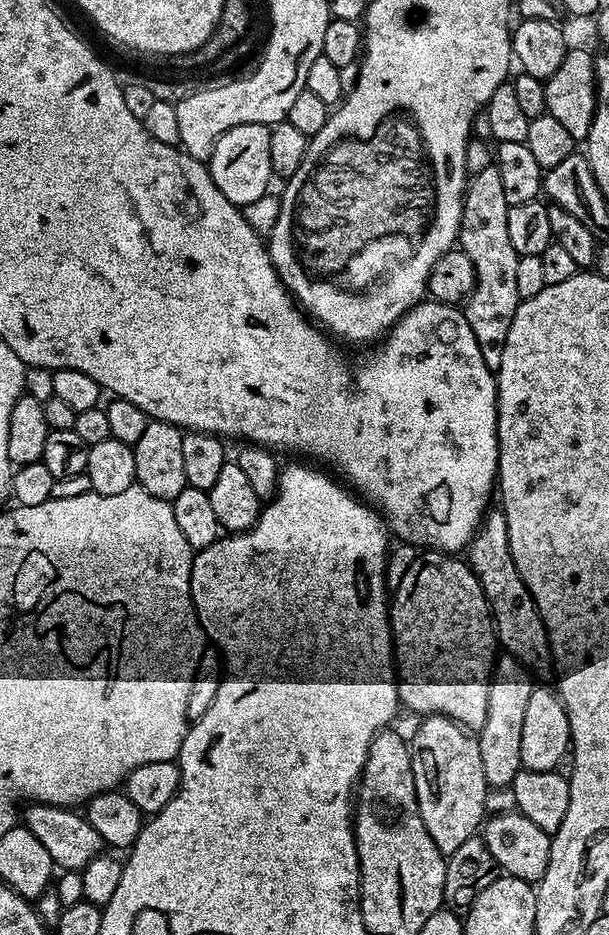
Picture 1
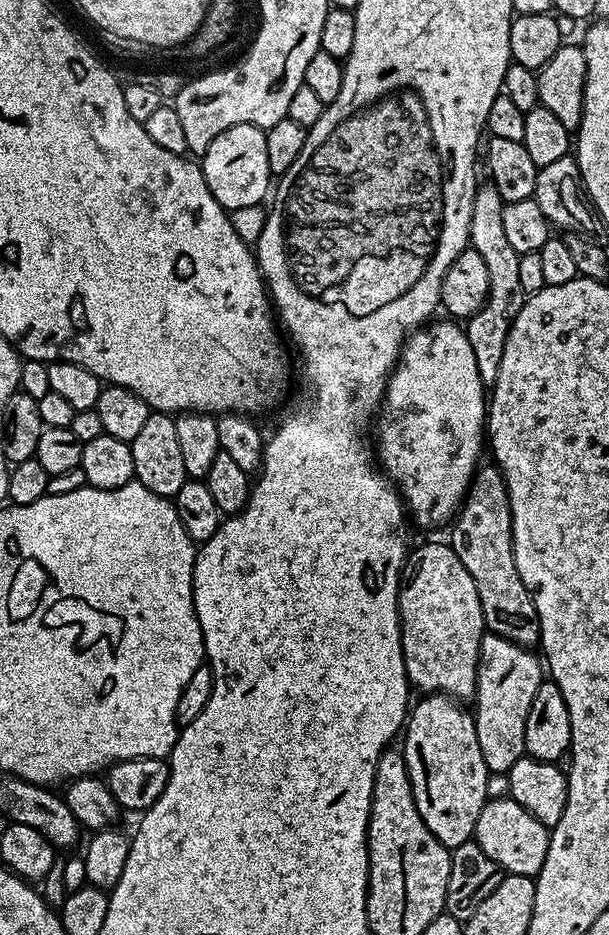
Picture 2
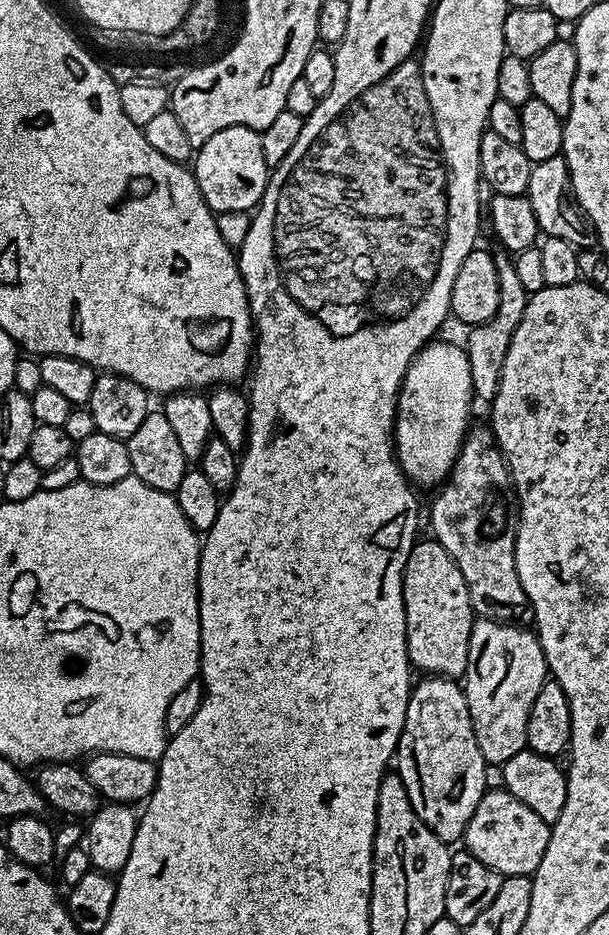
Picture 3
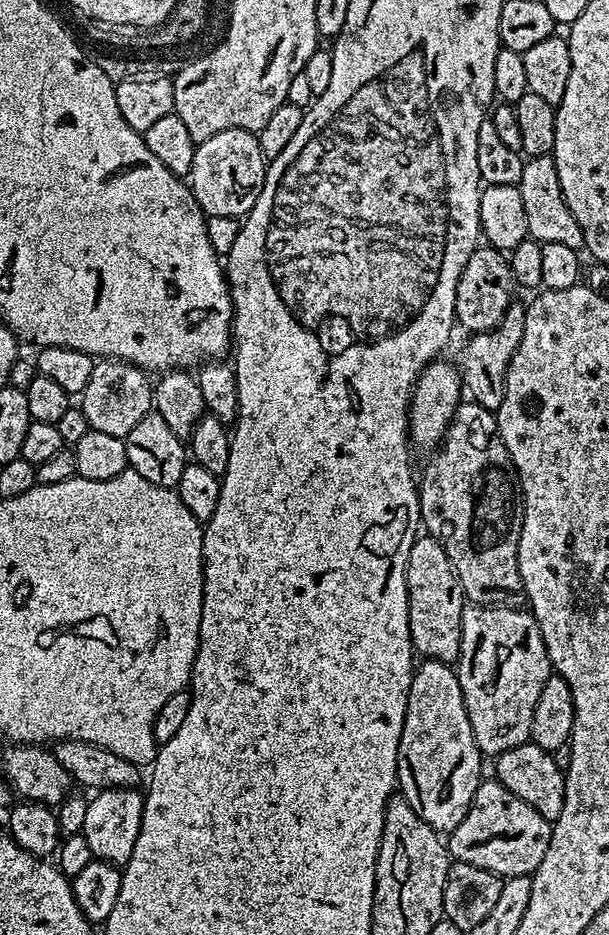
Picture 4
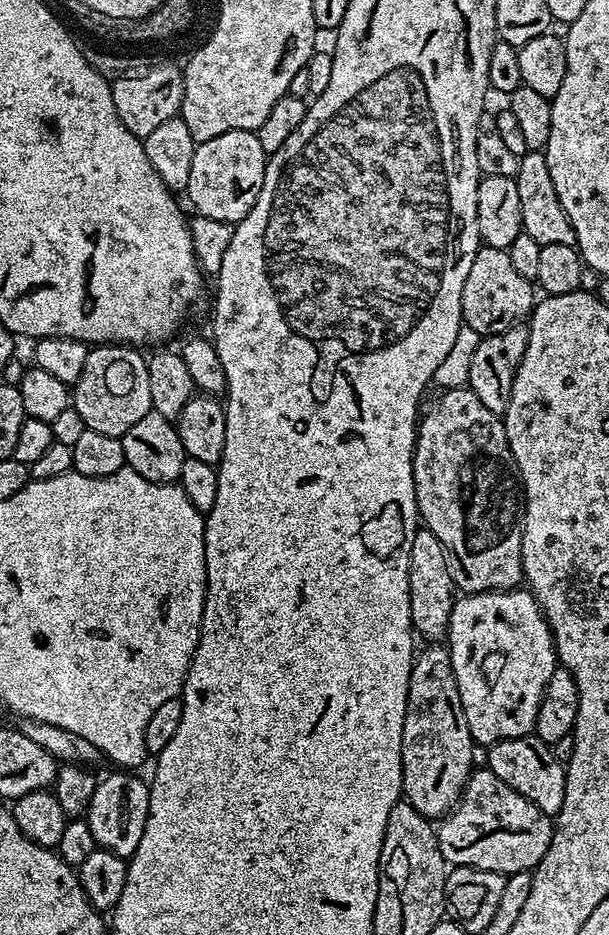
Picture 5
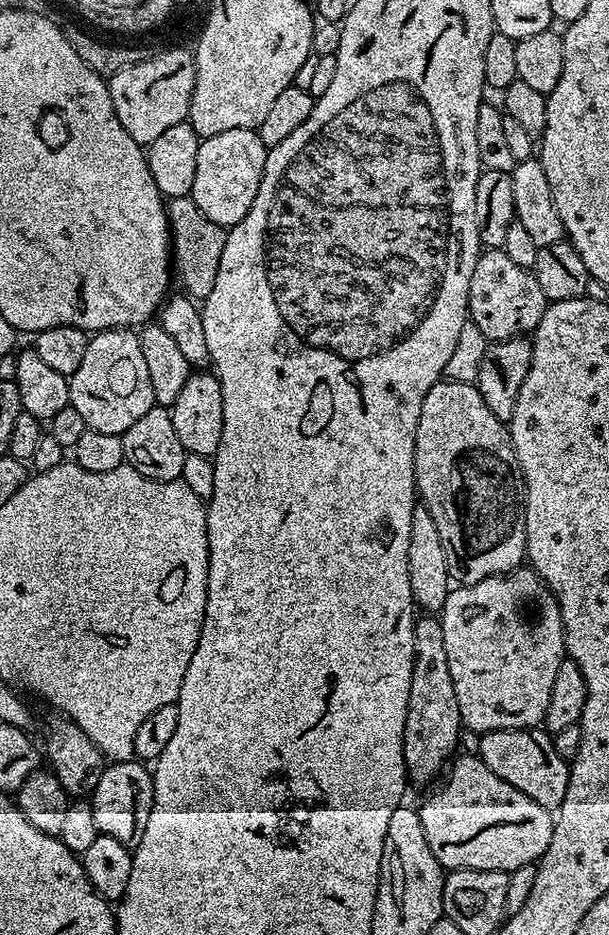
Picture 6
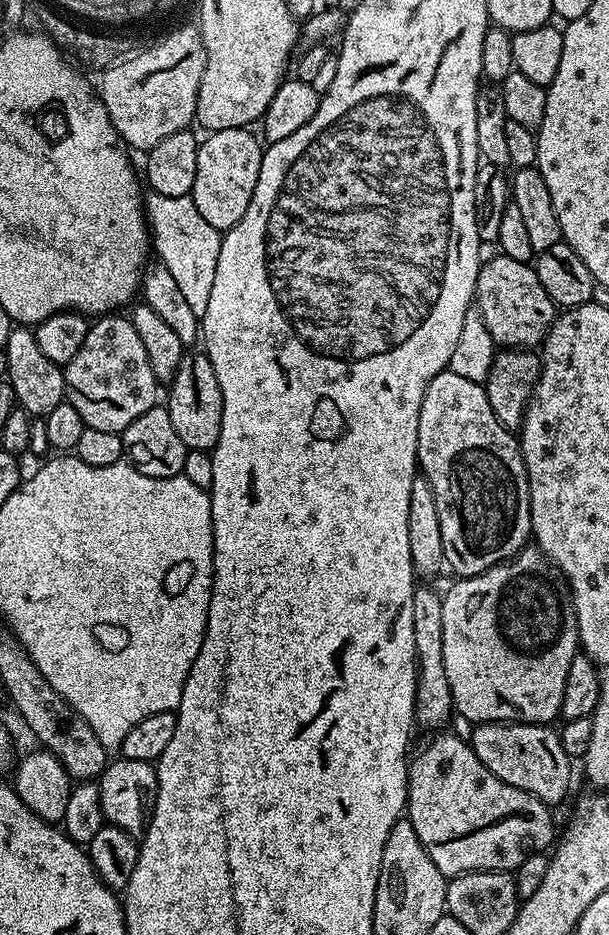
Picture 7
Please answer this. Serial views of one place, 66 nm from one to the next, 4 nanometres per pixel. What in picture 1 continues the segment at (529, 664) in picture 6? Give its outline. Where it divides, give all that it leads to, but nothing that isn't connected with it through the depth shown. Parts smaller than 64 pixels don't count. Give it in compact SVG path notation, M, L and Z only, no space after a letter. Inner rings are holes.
M507 663L499 665L499 675L488 685L486 722L478 730L478 739L482 750L482 774L486 774L486 782L489 789L492 790L507 789L522 770L520 767L522 717L526 714L526 705L534 687L533 681L523 671L518 670L515 663Z

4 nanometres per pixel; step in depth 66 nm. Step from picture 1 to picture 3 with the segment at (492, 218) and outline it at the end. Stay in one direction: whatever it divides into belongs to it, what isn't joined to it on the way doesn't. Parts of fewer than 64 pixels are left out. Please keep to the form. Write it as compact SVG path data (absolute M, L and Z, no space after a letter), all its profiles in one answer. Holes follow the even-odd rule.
M507 255L496 256L498 270L498 310L494 310L494 318L481 324L473 324L467 329L468 344L466 351L470 362L470 382L472 395L477 401L491 402L498 394L498 382L502 378L502 362L506 362L506 350L510 350L510 338L514 338L514 330L518 330L518 322L522 322L522 314L526 314L529 292L516 273L516 265Z

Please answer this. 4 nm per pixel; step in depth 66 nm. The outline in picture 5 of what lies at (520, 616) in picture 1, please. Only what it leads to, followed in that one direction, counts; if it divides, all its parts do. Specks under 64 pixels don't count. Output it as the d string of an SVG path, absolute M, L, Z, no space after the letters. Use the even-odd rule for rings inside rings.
M461 386L444 392L436 400L436 405L423 413L418 424L416 438L416 451L412 454L412 473L414 474L414 494L416 495L416 511L423 527L430 529L442 542L444 551L448 553L450 561L448 569L452 575L452 583L461 593L471 594L474 592L507 592L521 587L524 580L524 567L520 561L522 554L522 534L524 533L524 485L520 482L520 471L514 462L514 454L510 450L510 442L506 438L506 430L501 417L496 416L482 402L478 402L478 394L474 394L471 388Z

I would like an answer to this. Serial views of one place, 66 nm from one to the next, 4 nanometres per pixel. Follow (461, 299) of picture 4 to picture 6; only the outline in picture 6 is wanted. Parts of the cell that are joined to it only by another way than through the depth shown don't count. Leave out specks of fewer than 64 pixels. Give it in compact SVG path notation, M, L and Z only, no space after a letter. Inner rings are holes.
M501 249L481 251L474 274L470 274L468 320L471 327L473 324L485 336L485 341L508 340L512 336L535 332L549 303L546 294L542 294L542 286L538 286L535 272L506 258Z

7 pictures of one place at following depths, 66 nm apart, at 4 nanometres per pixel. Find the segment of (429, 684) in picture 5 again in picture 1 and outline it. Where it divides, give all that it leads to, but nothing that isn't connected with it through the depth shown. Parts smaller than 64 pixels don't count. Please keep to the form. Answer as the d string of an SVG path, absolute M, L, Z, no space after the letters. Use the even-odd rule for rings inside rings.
M425 716L419 723L416 733L410 736L418 810L422 814L422 822L426 822L426 830L430 830L430 838L434 838L434 846L438 846L440 852L450 854L458 850L466 838L477 835L486 819L484 807L488 804L490 789L486 774L482 774L482 750L479 739L449 716Z

